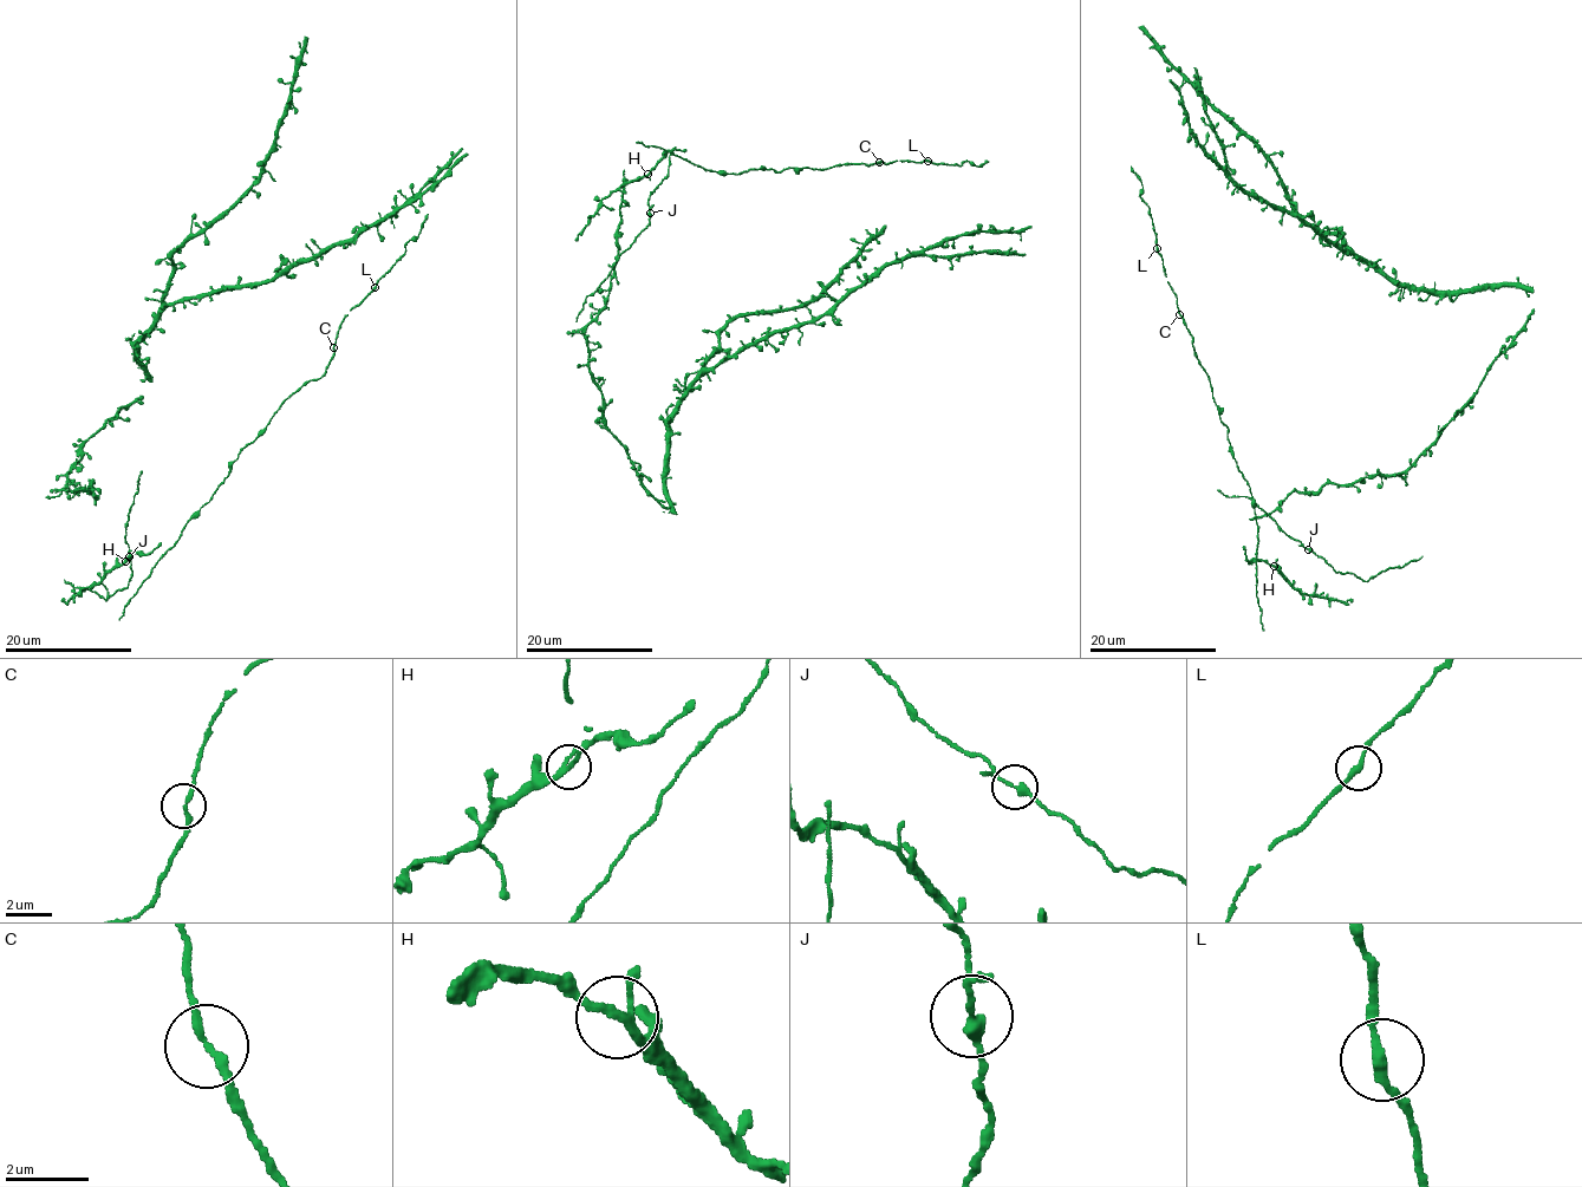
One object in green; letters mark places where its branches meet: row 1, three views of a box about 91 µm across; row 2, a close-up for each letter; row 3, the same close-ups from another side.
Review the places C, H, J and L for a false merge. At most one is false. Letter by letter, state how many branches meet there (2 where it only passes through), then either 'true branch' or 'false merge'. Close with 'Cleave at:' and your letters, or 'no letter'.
C: branches 2; true branch
H: branches 3; true branch
J: branches 3; true branch
L: branches 2; true branch
Cleave at: no letter

